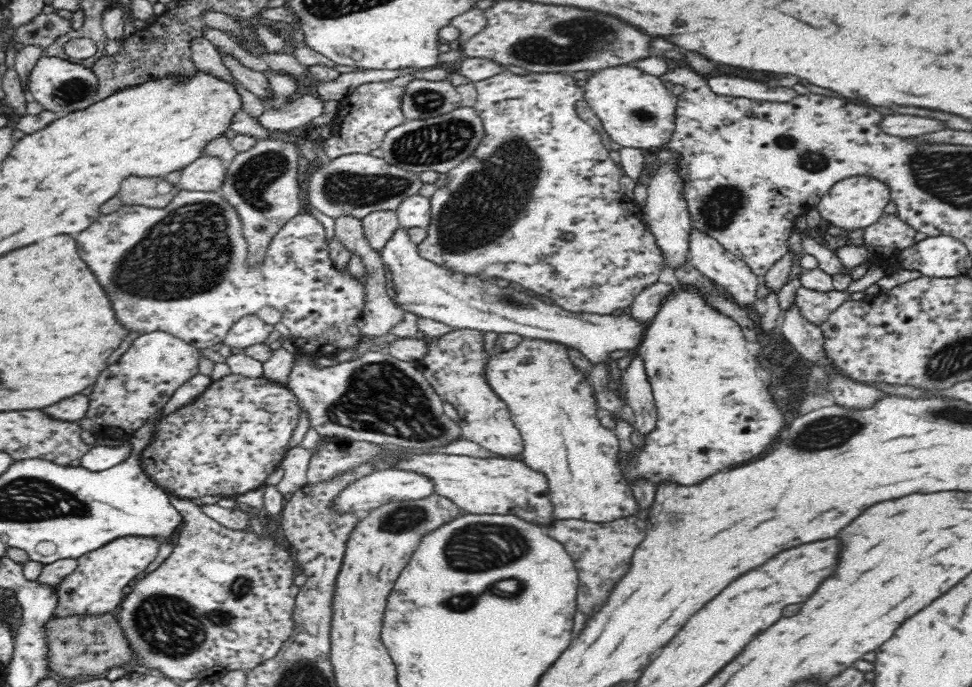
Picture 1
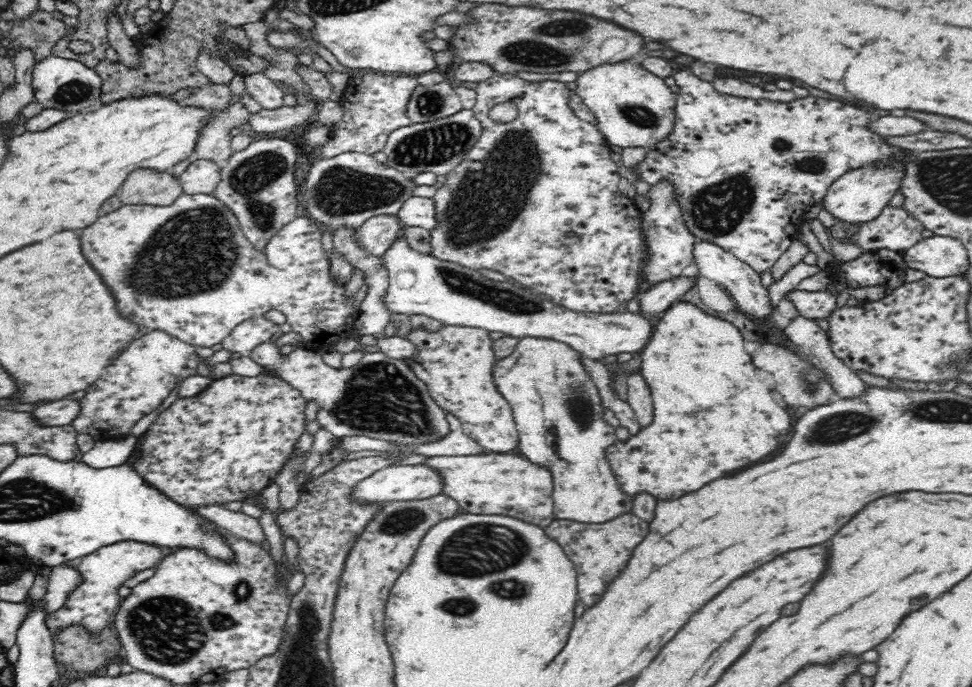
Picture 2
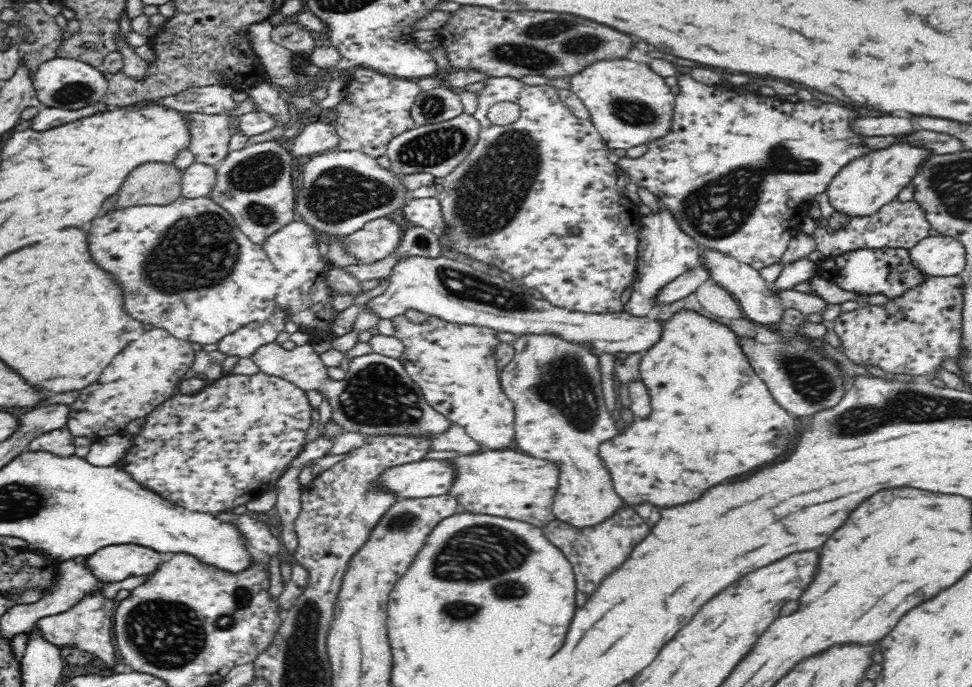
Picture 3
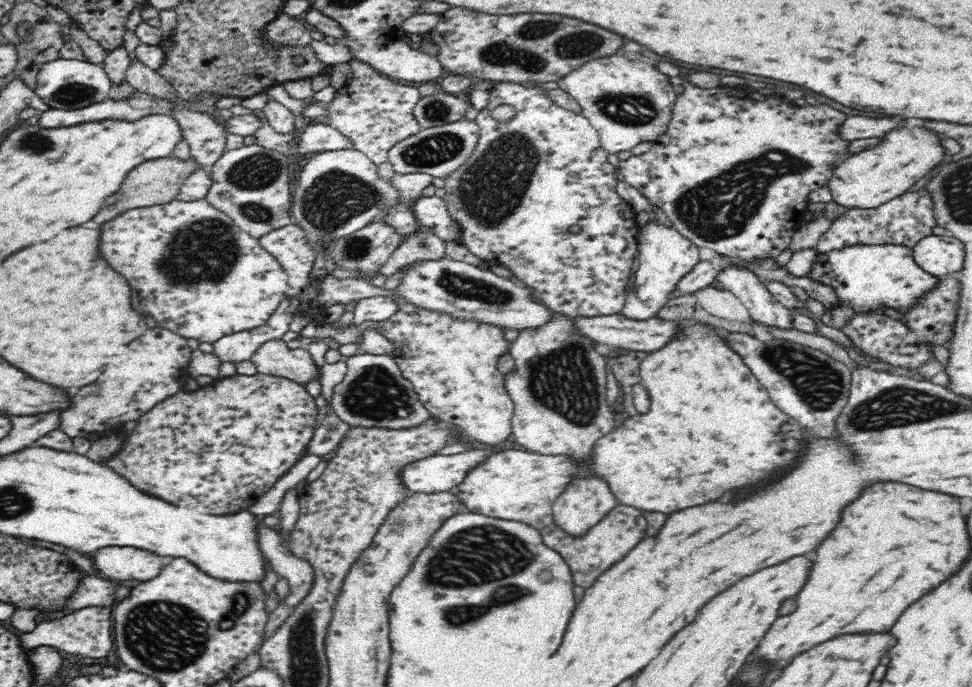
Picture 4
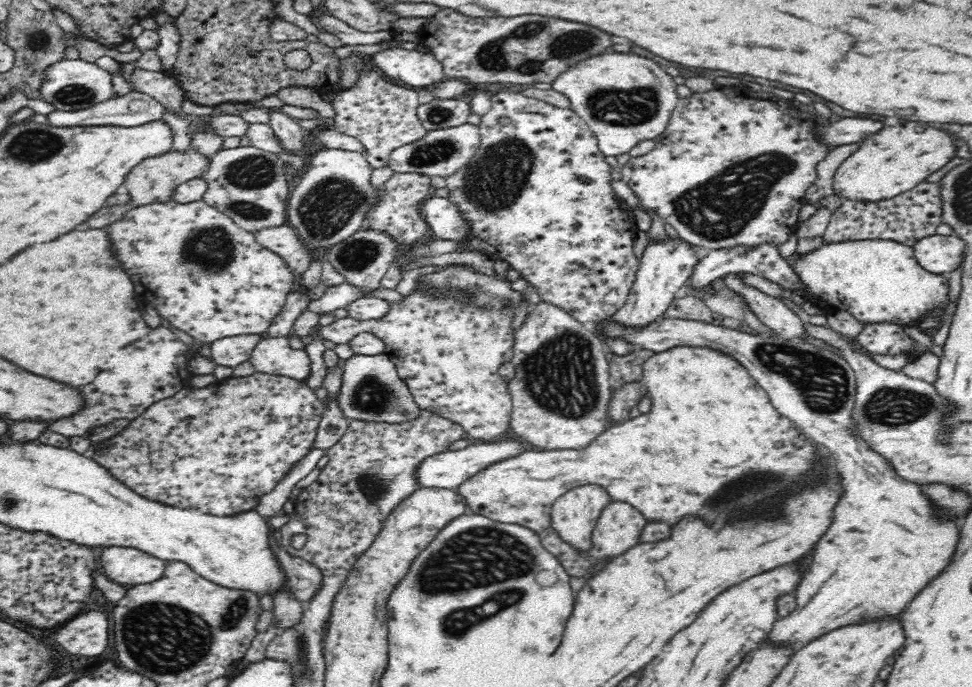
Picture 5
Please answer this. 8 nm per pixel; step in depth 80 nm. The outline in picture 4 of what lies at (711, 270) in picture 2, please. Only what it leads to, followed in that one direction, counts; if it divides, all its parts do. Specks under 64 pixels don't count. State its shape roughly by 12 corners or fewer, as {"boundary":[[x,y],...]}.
{"boundary":[[727,265],[715,285],[748,309],[753,322],[792,328],[790,309],[748,267]]}

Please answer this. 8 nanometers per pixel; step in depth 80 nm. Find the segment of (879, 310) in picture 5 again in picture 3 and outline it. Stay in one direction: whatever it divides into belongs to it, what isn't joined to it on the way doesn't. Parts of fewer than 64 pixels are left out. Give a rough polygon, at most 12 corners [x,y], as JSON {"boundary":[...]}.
{"boundary":[[909,250],[825,257],[818,277],[860,295],[902,297],[927,277]]}

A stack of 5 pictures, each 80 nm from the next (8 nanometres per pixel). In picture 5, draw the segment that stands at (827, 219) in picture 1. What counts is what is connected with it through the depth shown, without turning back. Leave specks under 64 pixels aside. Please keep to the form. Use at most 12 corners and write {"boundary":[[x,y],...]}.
{"boundary":[[920,122],[861,141],[833,194],[878,202],[954,158],[952,134]]}

